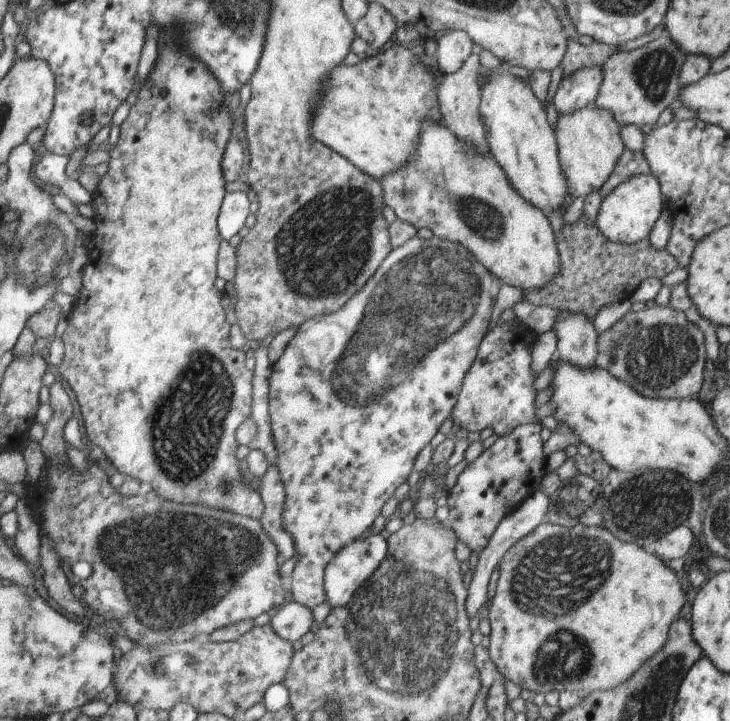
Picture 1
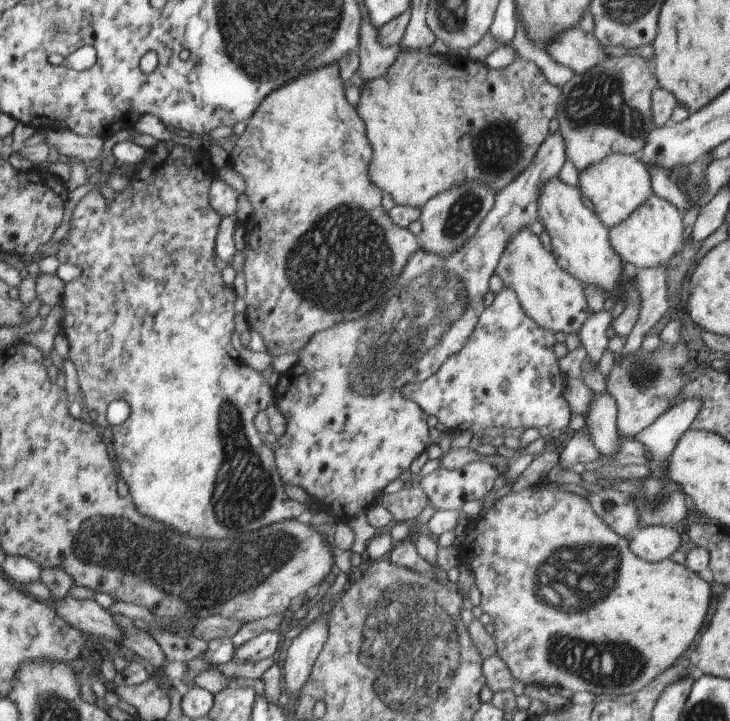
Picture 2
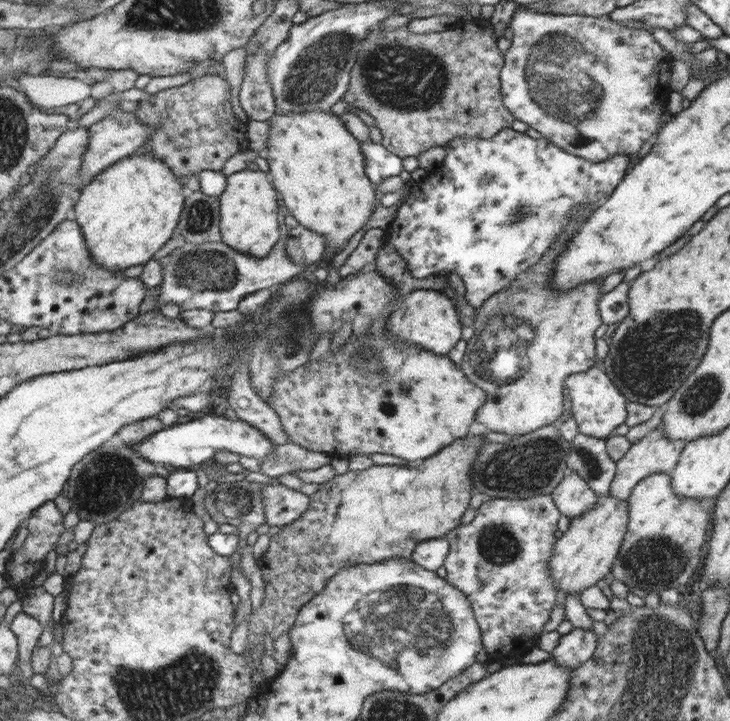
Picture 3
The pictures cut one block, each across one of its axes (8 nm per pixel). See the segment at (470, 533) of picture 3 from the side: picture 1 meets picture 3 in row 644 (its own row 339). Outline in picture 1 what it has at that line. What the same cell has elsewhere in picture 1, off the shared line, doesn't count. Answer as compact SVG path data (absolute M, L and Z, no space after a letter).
M499 320L487 336L484 336L483 344L480 344L478 358L472 364L471 370L467 373L463 388L460 388L459 397L456 400L456 407L452 410L452 422L457 423L468 433L482 432L485 428L492 428L496 435L509 434L519 426L526 424L541 424L541 418L536 418L538 406L534 406L534 372L530 368L530 342L522 338L520 322L513 323Z

